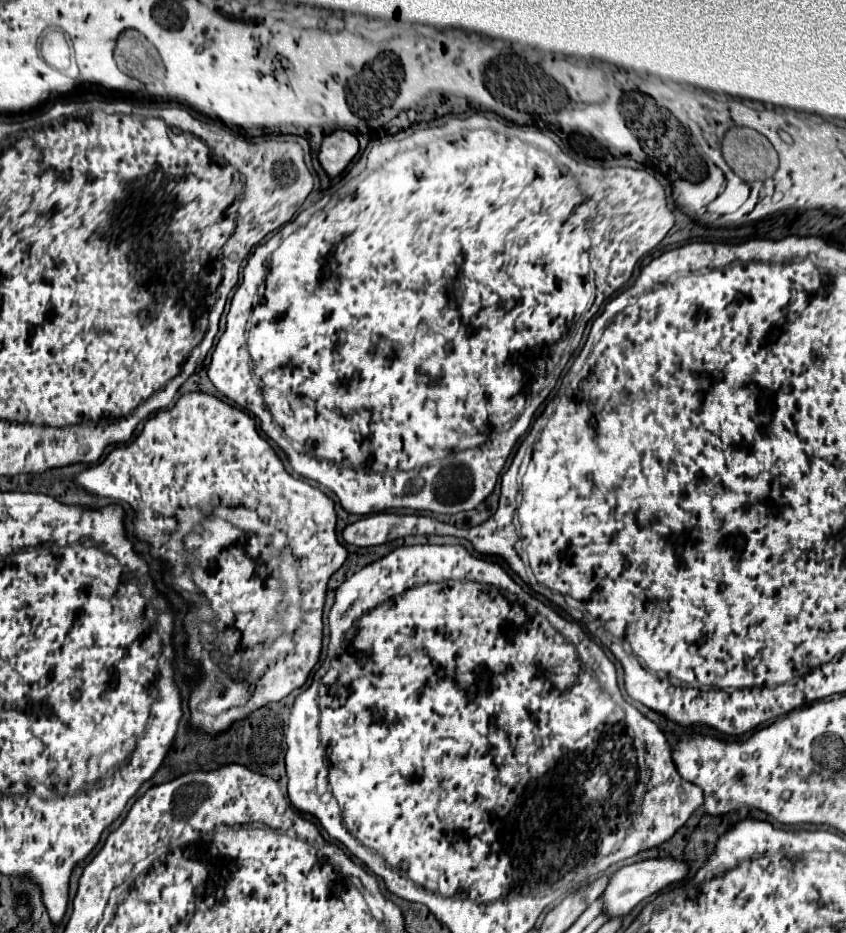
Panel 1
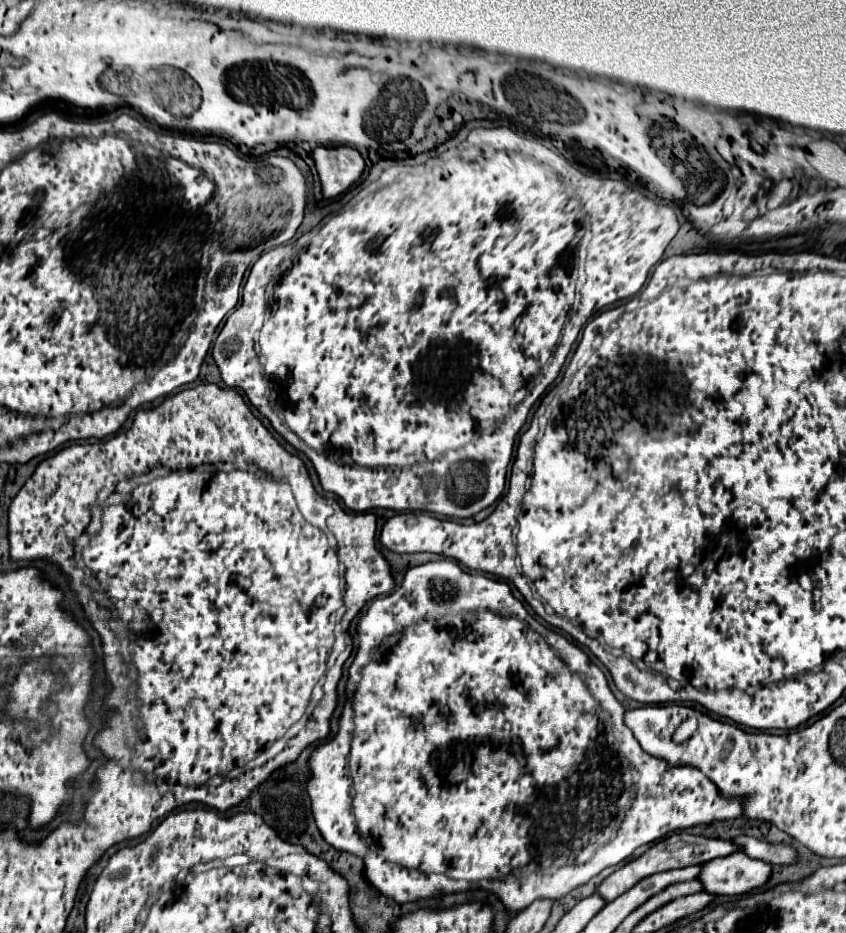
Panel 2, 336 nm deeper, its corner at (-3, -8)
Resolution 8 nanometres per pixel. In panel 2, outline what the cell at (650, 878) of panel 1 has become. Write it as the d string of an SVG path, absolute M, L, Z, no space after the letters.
M744 852L710 860L708 864L702 864L702 868L704 872L700 872L700 880L704 880L704 890L724 896L748 894L764 886L772 874L770 864L748 858Z

